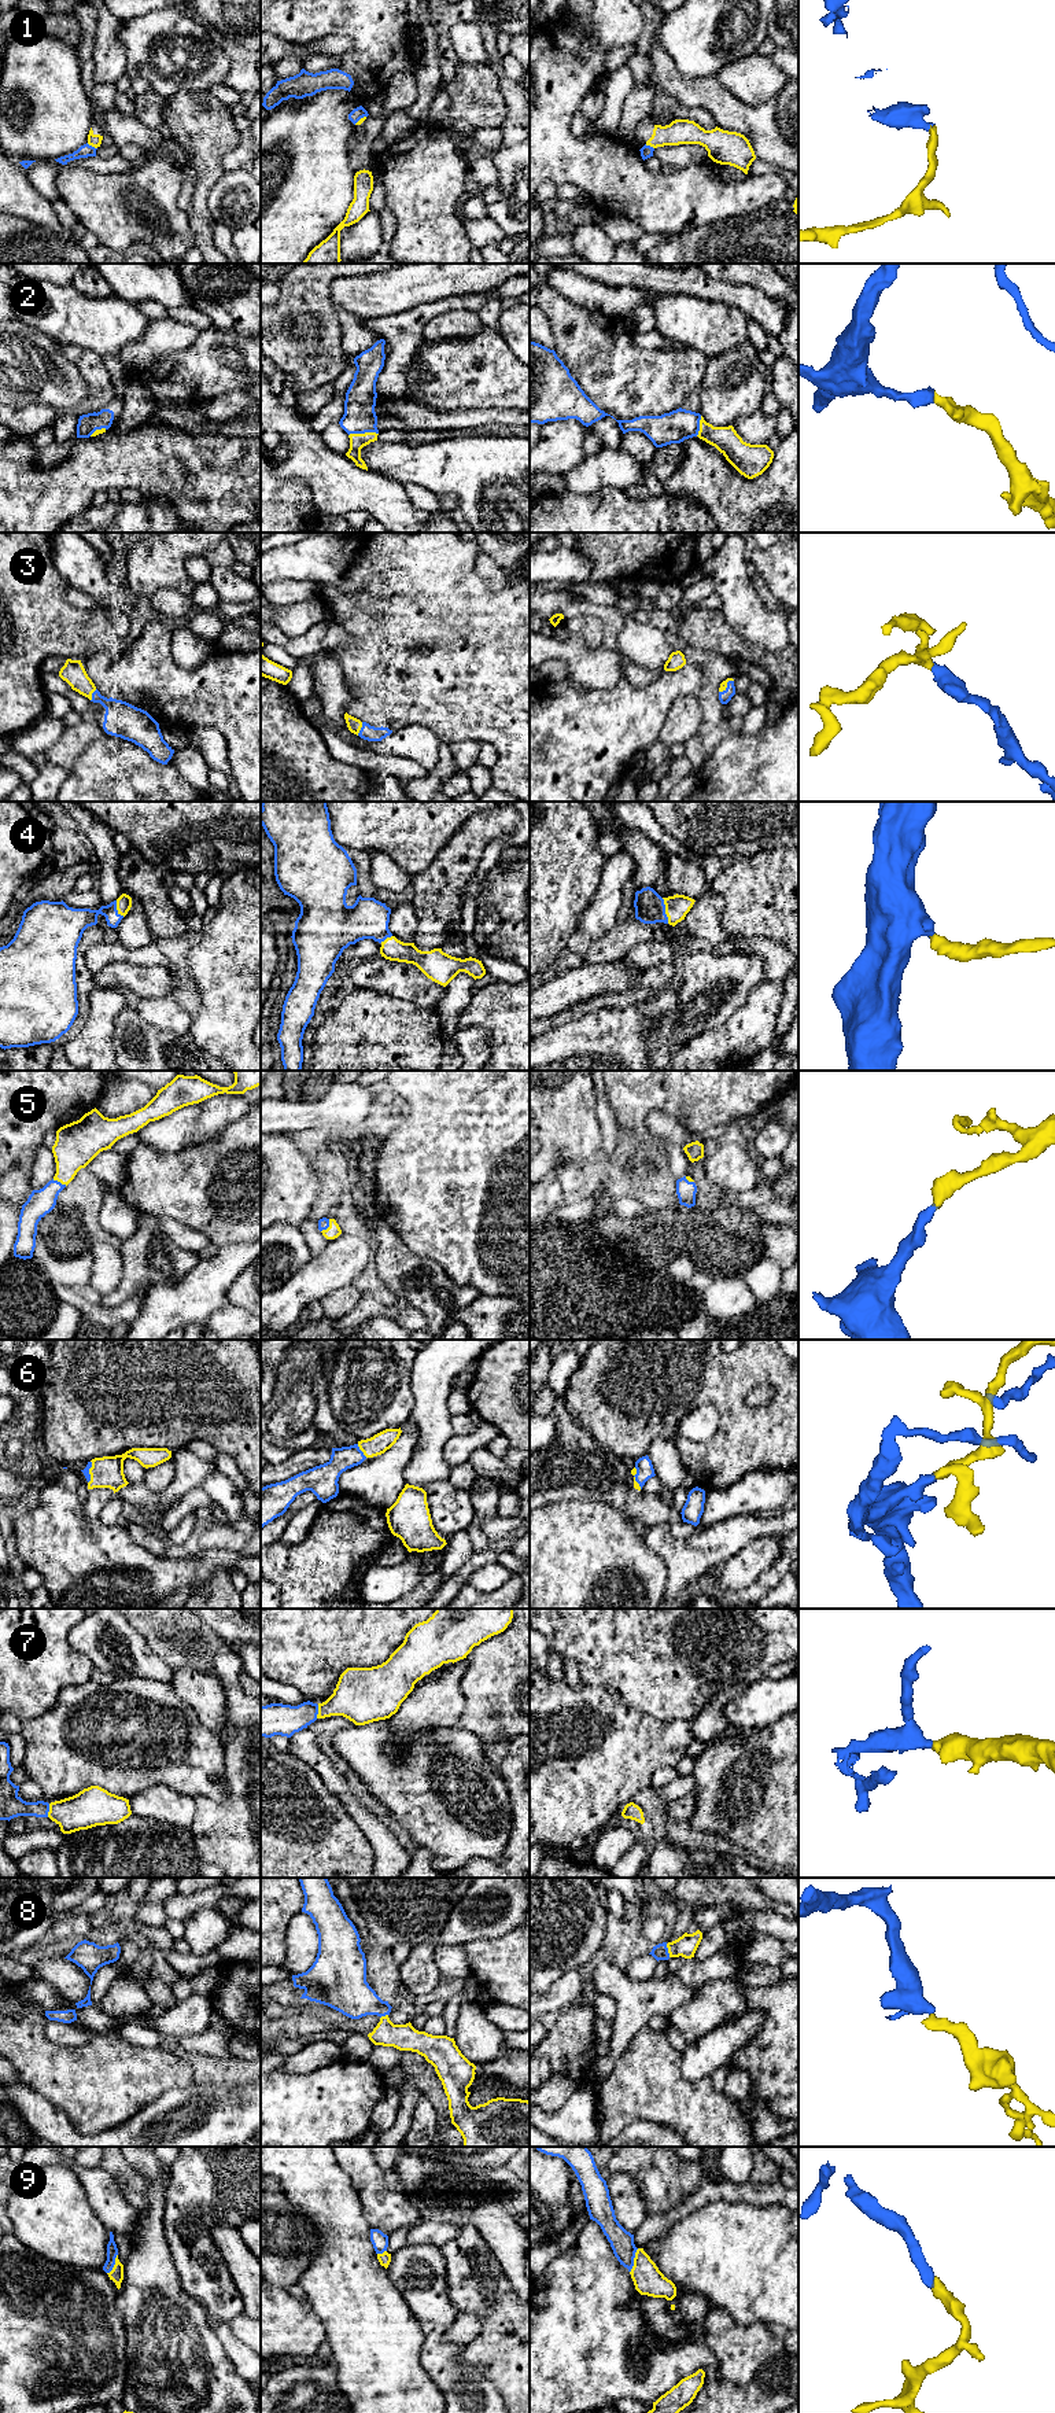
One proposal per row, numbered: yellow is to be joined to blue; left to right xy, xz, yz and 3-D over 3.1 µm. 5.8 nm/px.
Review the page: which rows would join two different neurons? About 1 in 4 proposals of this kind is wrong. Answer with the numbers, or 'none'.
1

